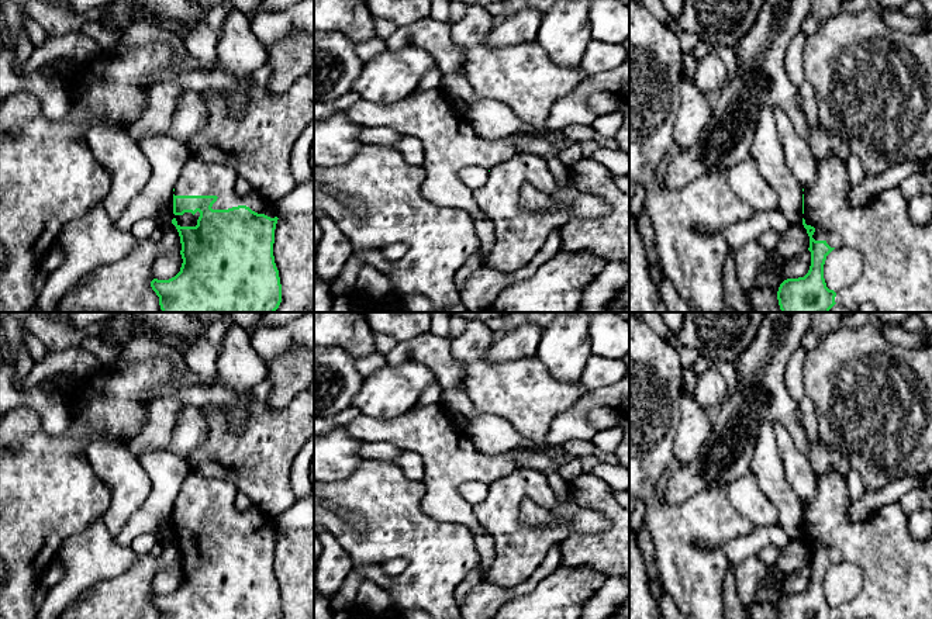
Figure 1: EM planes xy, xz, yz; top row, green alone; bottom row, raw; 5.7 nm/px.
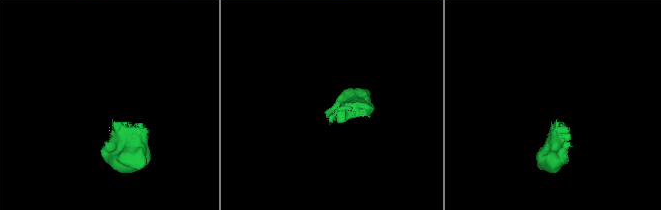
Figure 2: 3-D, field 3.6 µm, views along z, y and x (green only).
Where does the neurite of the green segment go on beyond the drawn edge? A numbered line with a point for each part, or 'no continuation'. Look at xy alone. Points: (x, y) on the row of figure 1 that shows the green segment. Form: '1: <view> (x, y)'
1: xy (197, 177)

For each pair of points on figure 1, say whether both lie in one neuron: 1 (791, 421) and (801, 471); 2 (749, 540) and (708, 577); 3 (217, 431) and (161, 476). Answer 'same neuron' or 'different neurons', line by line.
1: different neurons
2: different neurons
3: different neurons

